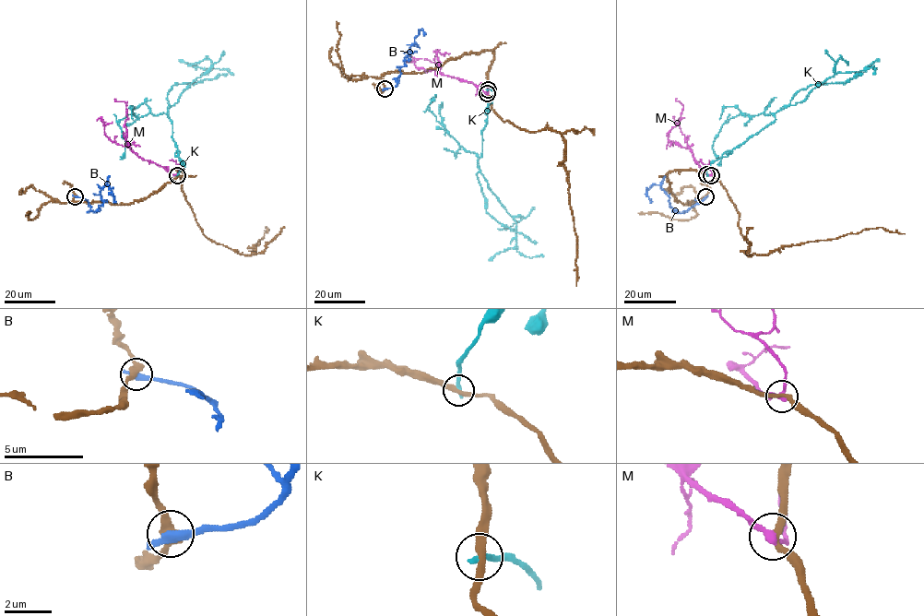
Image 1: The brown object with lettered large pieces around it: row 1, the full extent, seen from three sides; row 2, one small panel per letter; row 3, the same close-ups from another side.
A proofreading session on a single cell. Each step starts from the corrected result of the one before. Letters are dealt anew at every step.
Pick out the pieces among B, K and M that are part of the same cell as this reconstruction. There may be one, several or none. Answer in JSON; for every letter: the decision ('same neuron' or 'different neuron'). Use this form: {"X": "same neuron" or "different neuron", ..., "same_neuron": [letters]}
{"B": "different neuron", "K": "different neuron", "M": "different neuron", "same_neuron": []}

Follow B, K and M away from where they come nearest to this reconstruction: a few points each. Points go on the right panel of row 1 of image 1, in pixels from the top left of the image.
B: (705, 196), (678, 213), (669, 204), (669, 196), (659, 185), (653, 184), (646, 192), (649, 202)
K: (706, 174), (722, 154), (739, 147), (770, 124), (775, 113), (802, 101), (829, 77), (874, 67), (873, 74)
M: (711, 175), (700, 166), (688, 148), (668, 139), (668, 133), (679, 123), (683, 108), (677, 99)

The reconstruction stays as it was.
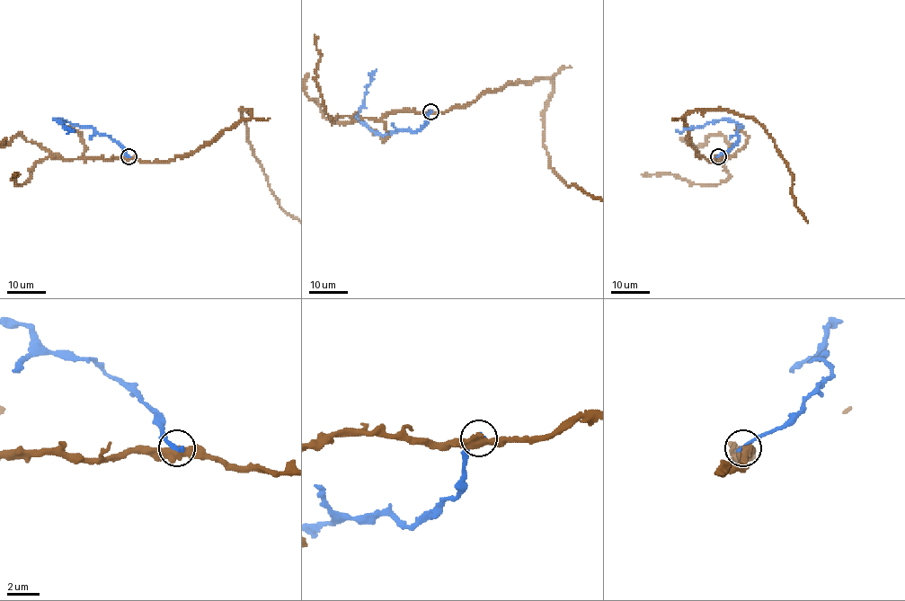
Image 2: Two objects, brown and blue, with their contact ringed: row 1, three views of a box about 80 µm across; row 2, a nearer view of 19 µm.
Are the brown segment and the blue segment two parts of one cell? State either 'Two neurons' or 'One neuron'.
Two neurons

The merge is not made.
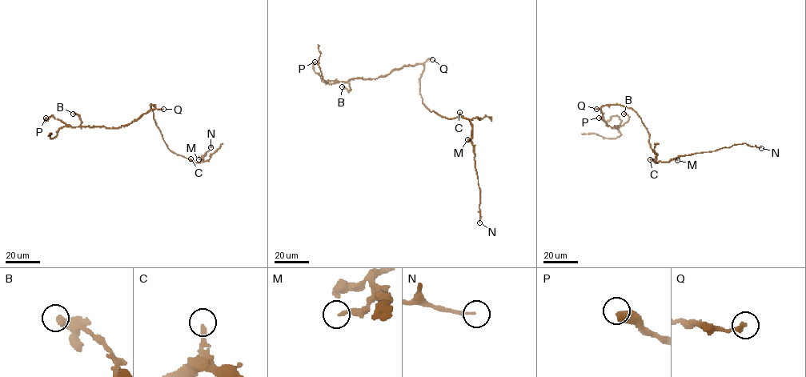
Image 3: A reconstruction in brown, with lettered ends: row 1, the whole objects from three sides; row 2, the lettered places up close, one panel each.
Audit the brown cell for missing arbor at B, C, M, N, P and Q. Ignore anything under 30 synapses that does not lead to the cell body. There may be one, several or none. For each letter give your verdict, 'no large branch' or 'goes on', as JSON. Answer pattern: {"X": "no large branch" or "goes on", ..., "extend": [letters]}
{"B": "no large branch", "C": "goes on", "M": "no large branch", "N": "goes on", "P": "no large branch", "Q": "no large branch", "extend": ["C", "N"]}

